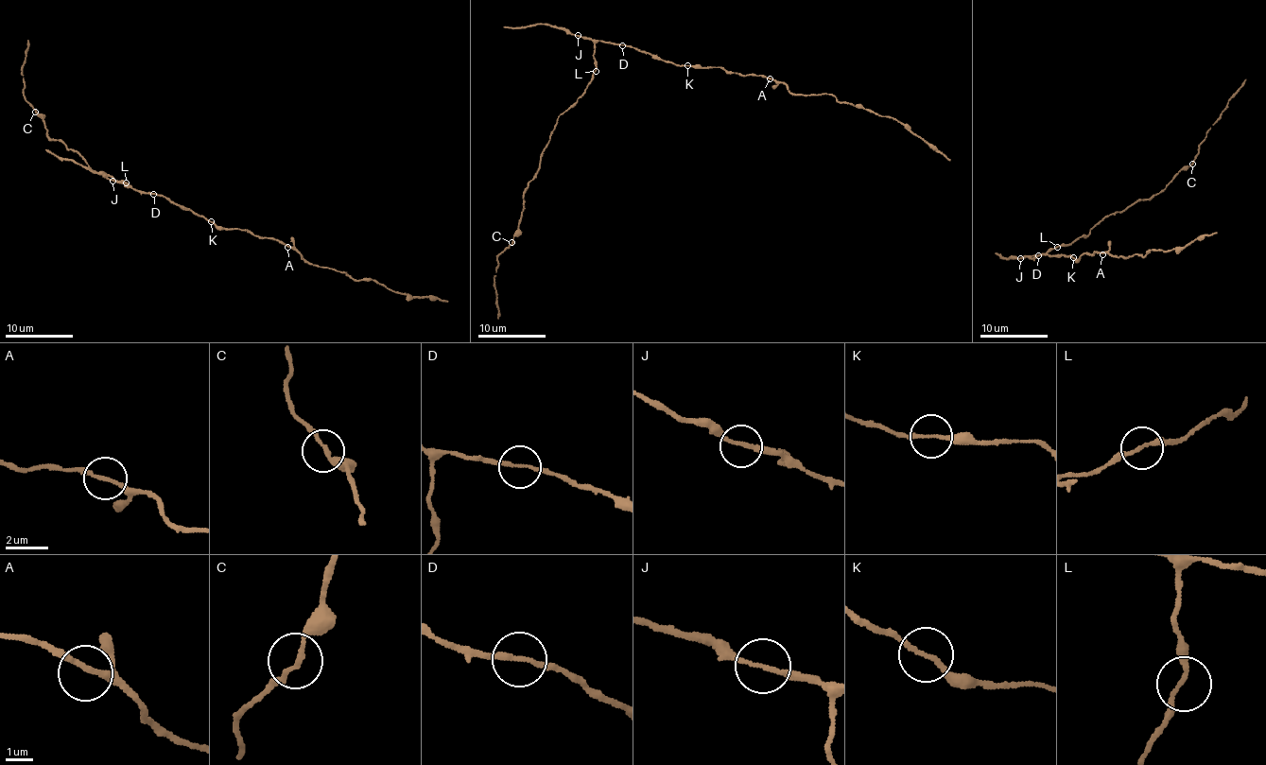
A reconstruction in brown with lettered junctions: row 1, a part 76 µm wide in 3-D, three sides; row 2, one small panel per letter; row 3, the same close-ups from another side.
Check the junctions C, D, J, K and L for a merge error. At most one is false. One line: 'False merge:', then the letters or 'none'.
False merge: none

